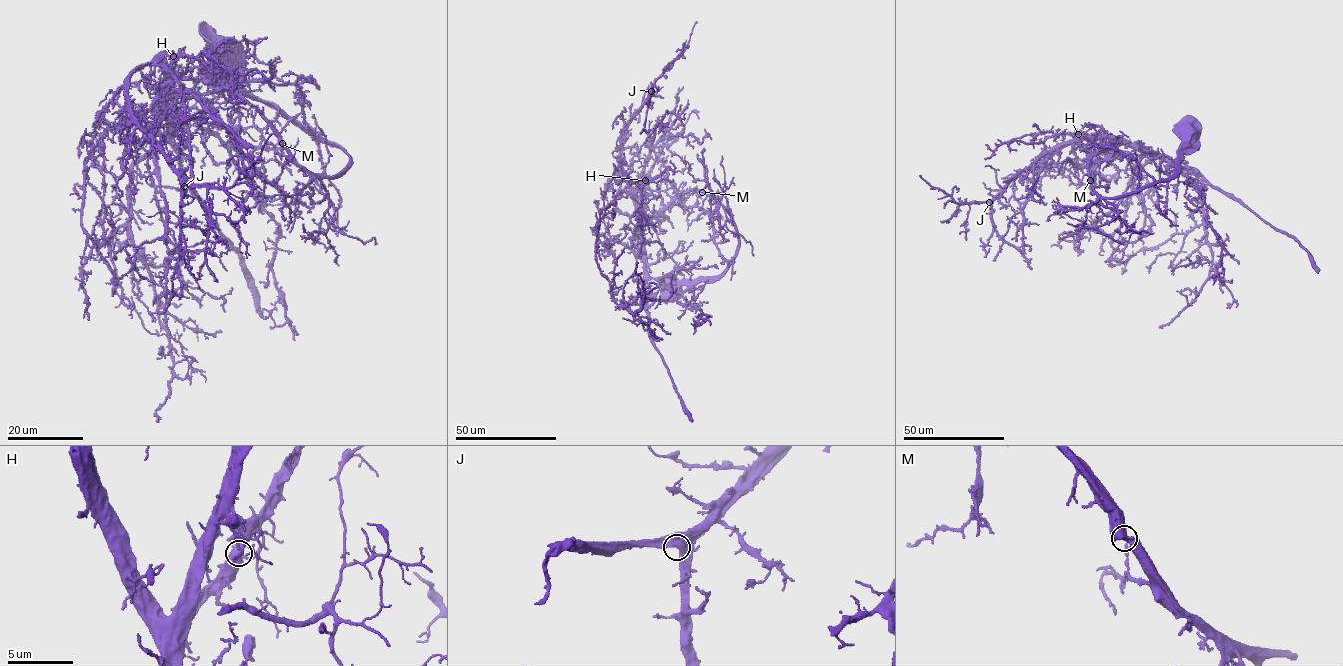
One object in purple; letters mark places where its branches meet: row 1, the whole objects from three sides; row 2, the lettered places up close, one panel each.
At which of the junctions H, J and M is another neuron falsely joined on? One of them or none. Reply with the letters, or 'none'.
none

